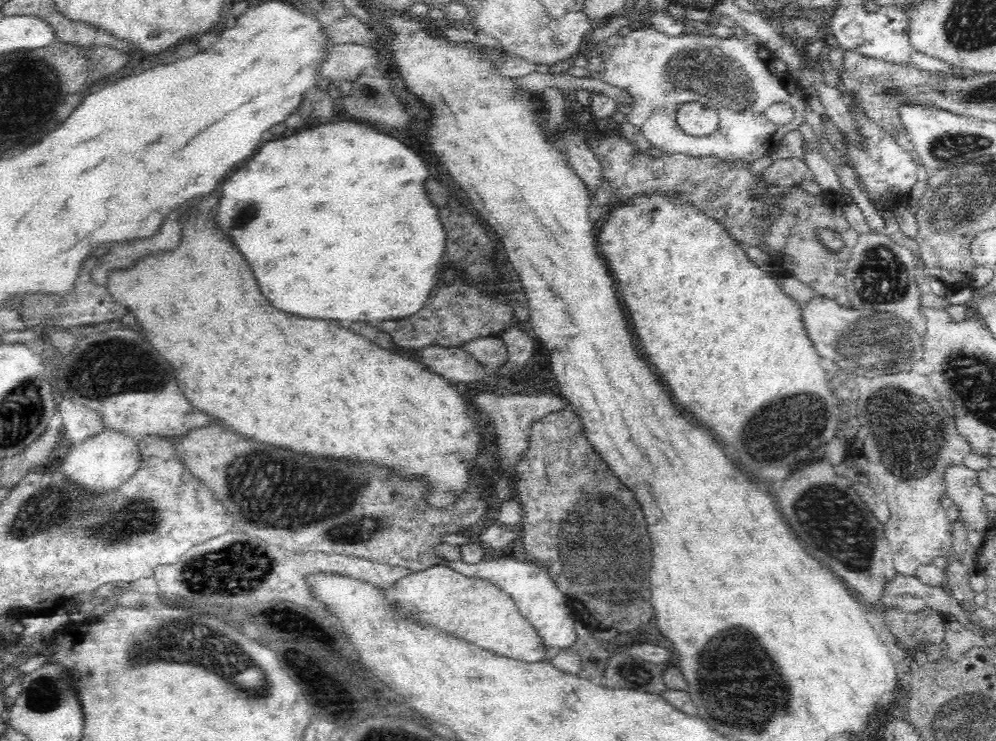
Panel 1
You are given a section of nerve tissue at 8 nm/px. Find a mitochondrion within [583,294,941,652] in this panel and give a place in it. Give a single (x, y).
(836, 523)

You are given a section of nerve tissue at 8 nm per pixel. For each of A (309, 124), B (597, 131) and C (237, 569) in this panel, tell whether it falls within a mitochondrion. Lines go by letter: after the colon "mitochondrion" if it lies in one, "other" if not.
A: other
B: other
C: mitochondrion

